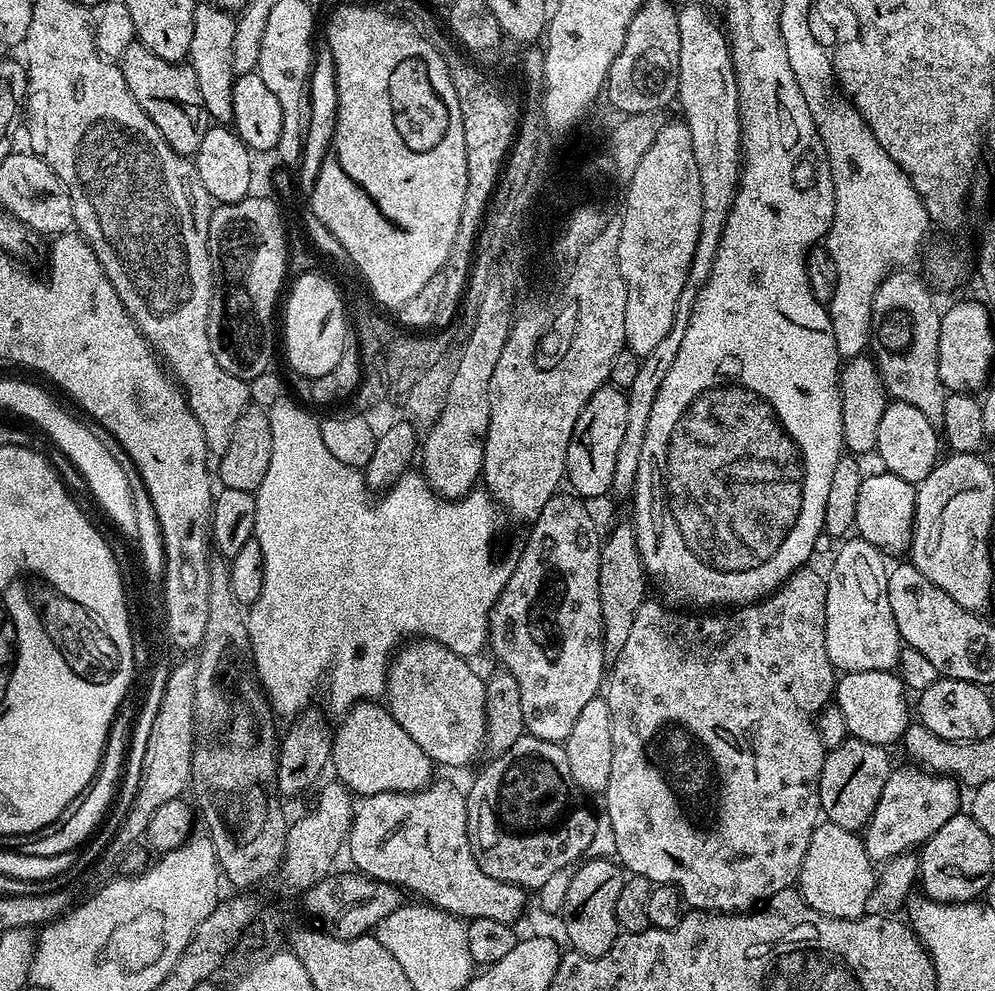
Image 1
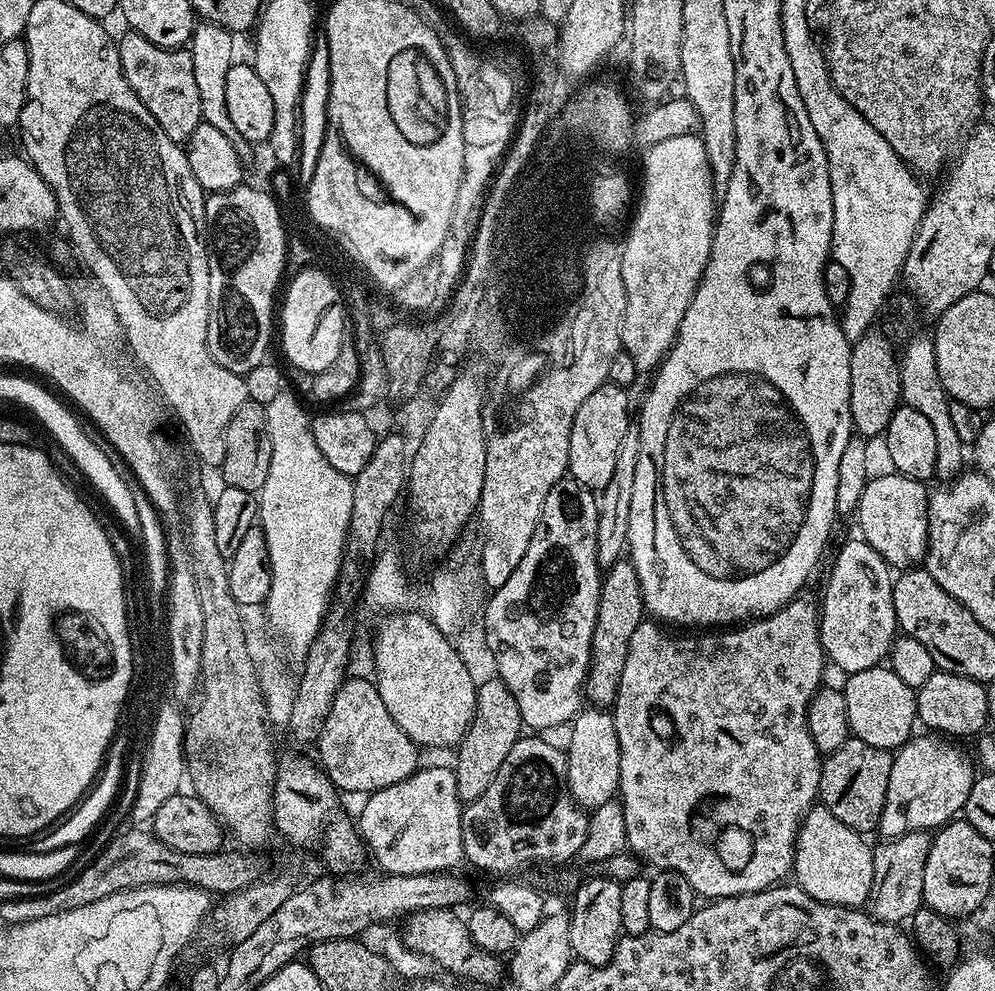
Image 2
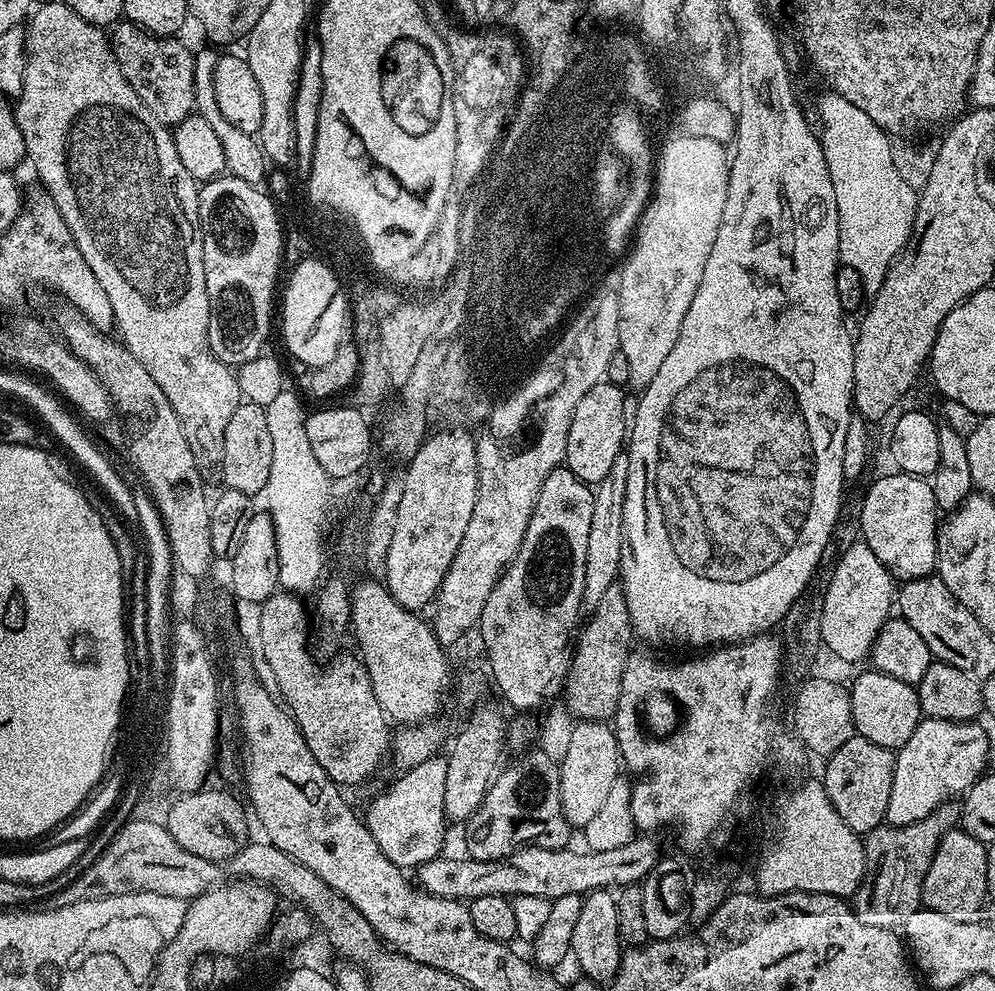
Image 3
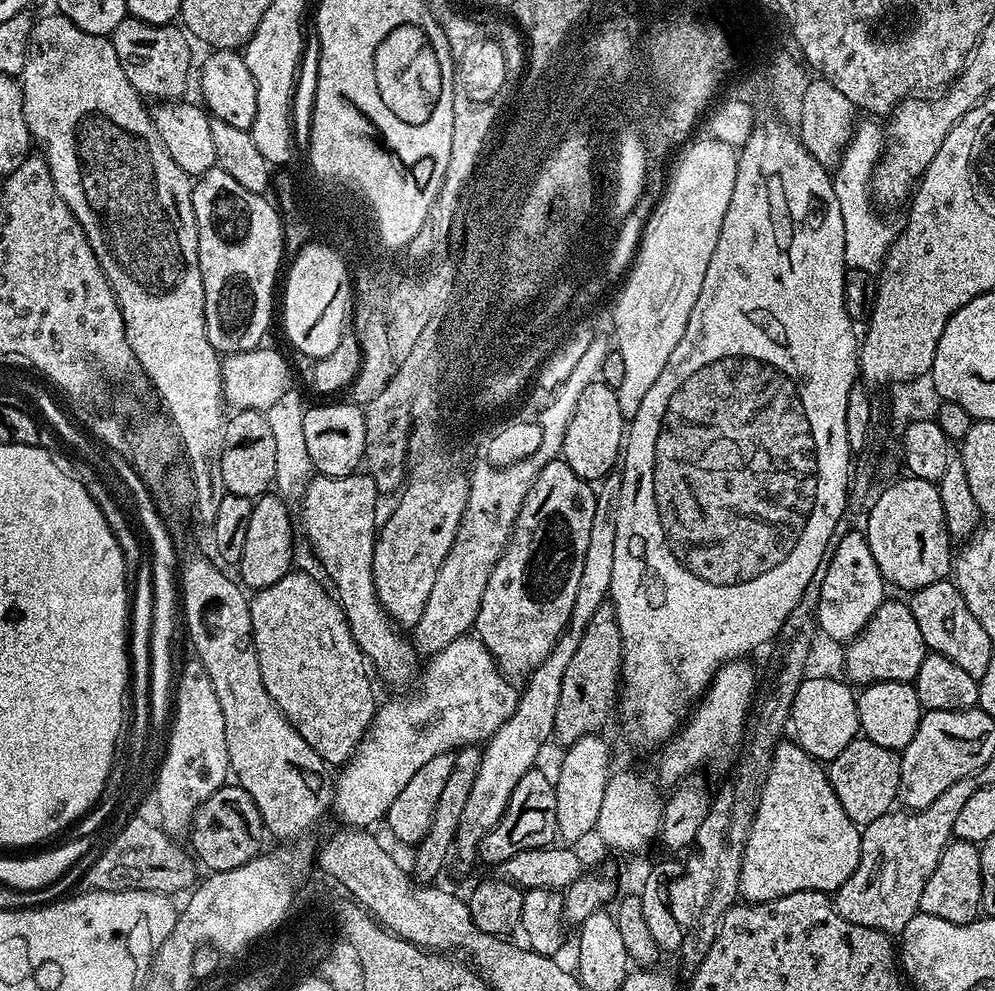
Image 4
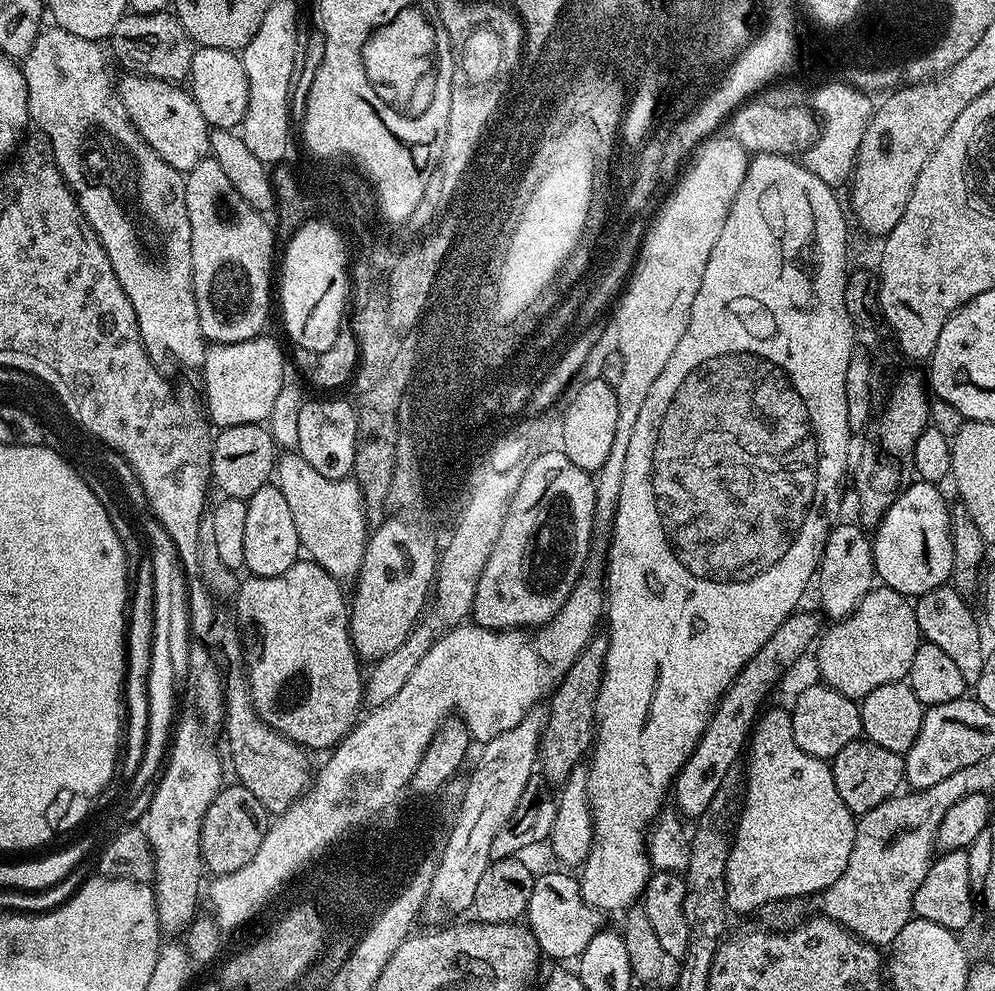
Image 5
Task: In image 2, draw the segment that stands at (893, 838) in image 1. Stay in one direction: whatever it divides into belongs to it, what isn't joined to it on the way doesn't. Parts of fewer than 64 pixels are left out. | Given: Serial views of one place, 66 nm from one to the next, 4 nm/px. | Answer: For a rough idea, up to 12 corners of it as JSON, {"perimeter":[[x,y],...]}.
{"perimeter":[[939,735],[892,757],[881,837],[964,811],[973,757]]}

